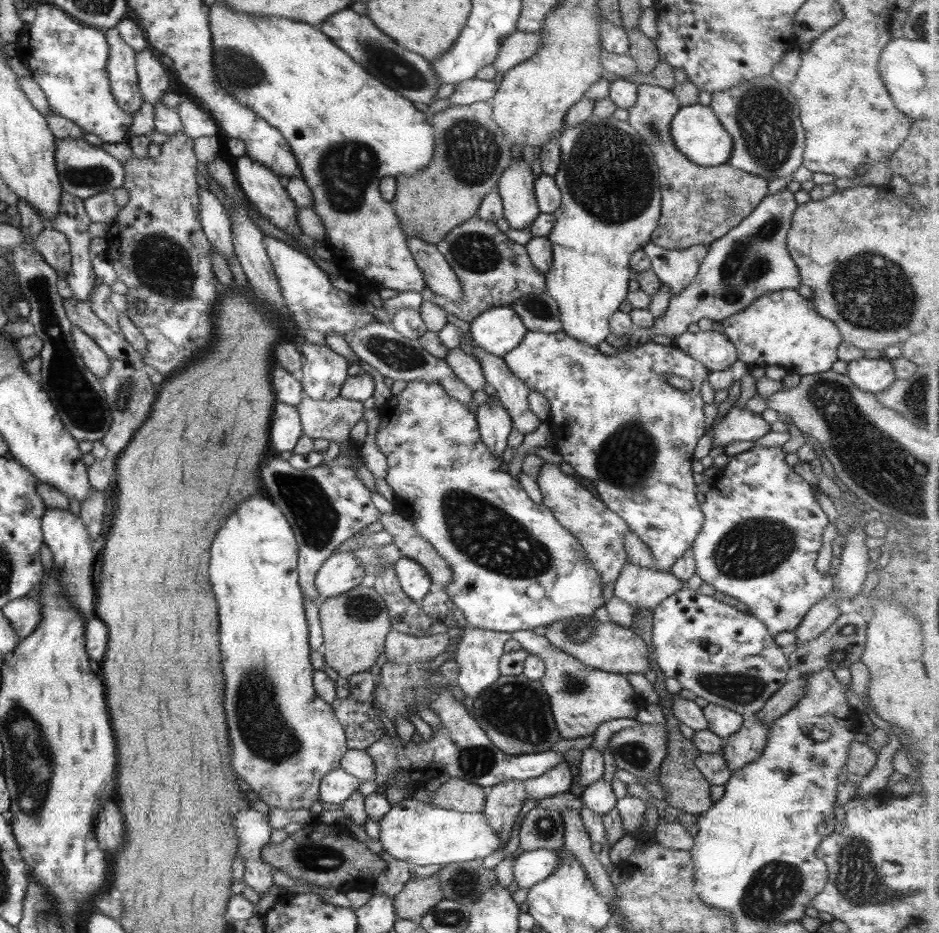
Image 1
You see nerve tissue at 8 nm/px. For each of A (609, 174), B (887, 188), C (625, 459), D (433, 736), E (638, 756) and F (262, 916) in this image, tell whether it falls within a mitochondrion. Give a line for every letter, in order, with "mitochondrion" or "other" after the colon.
A: mitochondrion
B: other
C: mitochondrion
D: other
E: mitochondrion
F: other

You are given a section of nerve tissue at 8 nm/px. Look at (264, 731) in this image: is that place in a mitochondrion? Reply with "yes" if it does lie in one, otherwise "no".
yes

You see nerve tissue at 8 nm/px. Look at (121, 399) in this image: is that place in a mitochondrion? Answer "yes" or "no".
yes

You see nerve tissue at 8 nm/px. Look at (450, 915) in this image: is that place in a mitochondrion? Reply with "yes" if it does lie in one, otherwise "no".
yes

